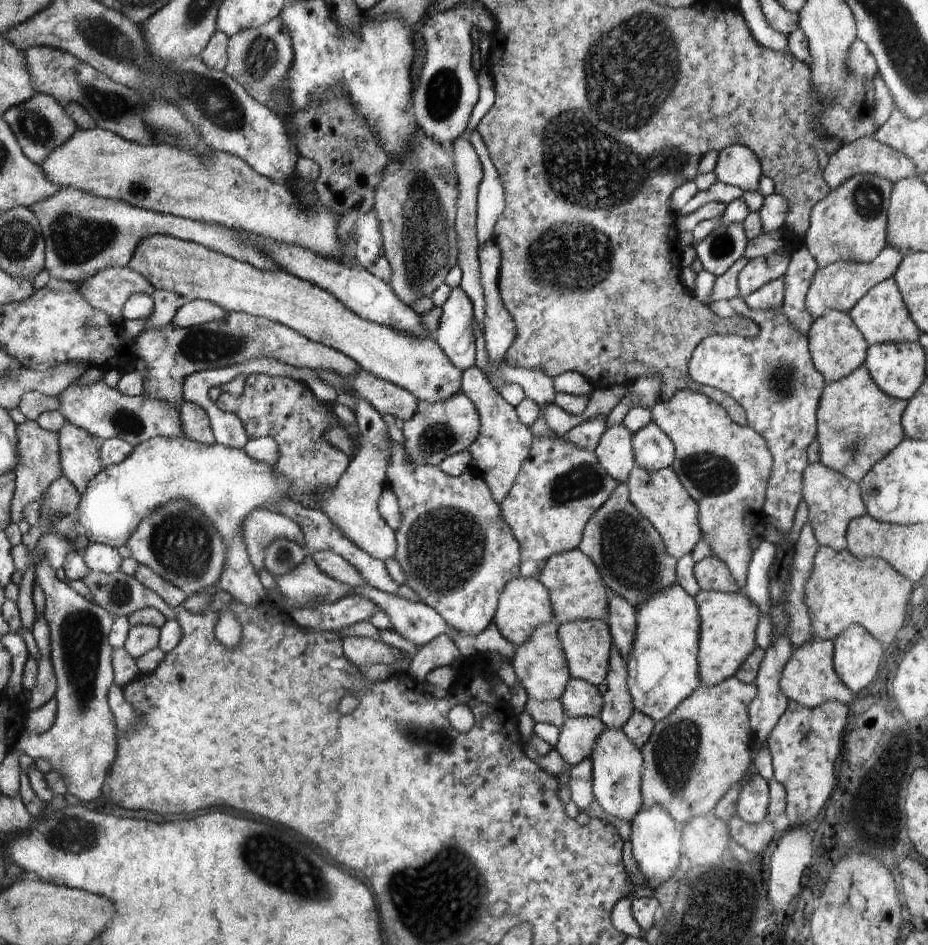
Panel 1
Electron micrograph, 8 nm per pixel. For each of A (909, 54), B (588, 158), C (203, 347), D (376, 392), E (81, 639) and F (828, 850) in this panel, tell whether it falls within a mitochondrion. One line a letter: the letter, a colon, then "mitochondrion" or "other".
A: mitochondrion
B: mitochondrion
C: mitochondrion
D: other
E: mitochondrion
F: other

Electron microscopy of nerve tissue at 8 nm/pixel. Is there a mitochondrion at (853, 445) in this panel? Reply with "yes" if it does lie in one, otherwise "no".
yes

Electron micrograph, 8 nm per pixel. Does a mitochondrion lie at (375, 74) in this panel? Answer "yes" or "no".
no

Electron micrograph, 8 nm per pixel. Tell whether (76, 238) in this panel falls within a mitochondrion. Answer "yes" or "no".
yes

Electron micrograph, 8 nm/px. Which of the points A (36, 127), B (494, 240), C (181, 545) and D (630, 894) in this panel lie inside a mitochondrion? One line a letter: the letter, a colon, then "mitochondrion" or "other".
A: mitochondrion
B: other
C: mitochondrion
D: other

